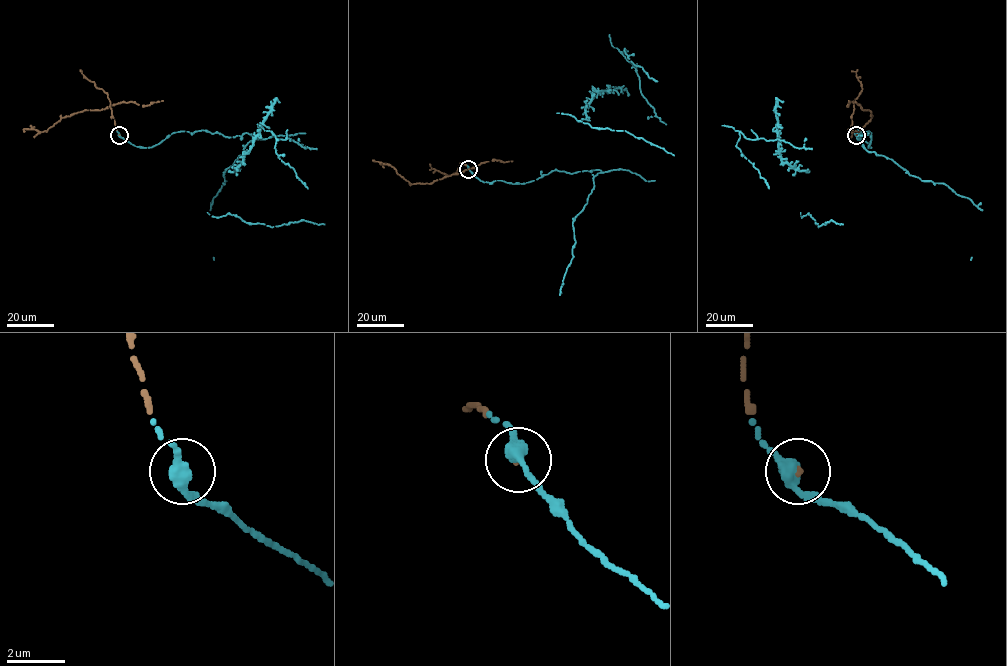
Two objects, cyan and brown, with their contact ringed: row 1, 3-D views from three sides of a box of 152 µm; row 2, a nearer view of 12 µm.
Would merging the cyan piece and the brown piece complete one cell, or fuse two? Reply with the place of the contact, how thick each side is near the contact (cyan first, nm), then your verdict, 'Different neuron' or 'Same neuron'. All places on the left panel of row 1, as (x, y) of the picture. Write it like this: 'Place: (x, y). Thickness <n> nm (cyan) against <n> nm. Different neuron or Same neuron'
Place: (119, 135). Thickness 380 nm (cyan) against 110 nm. Same neuron

